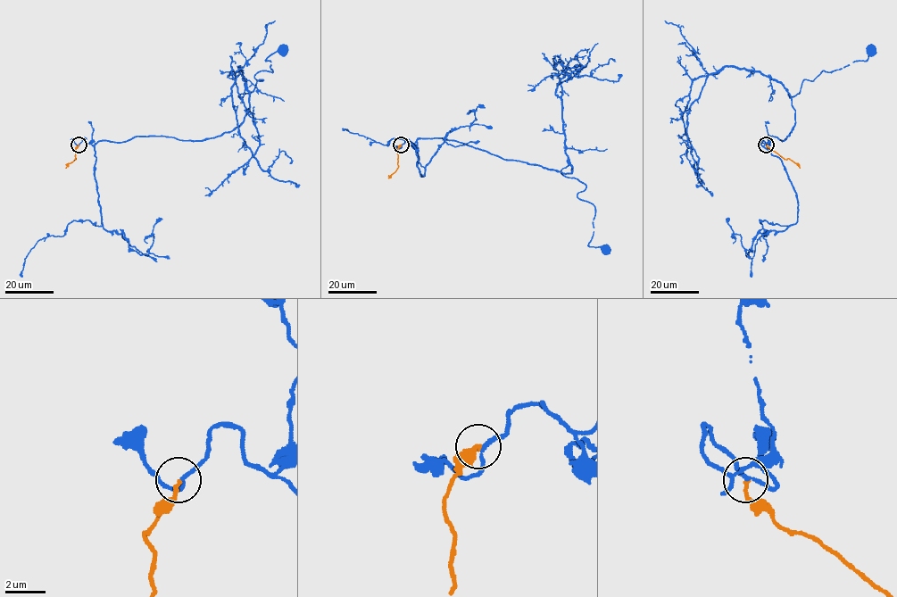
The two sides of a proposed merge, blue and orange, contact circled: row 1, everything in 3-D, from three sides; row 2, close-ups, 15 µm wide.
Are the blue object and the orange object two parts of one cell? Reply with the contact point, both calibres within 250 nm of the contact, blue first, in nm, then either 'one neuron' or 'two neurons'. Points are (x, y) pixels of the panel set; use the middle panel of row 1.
place (401, 145); calibres 170 and 170 nm; one neuron

